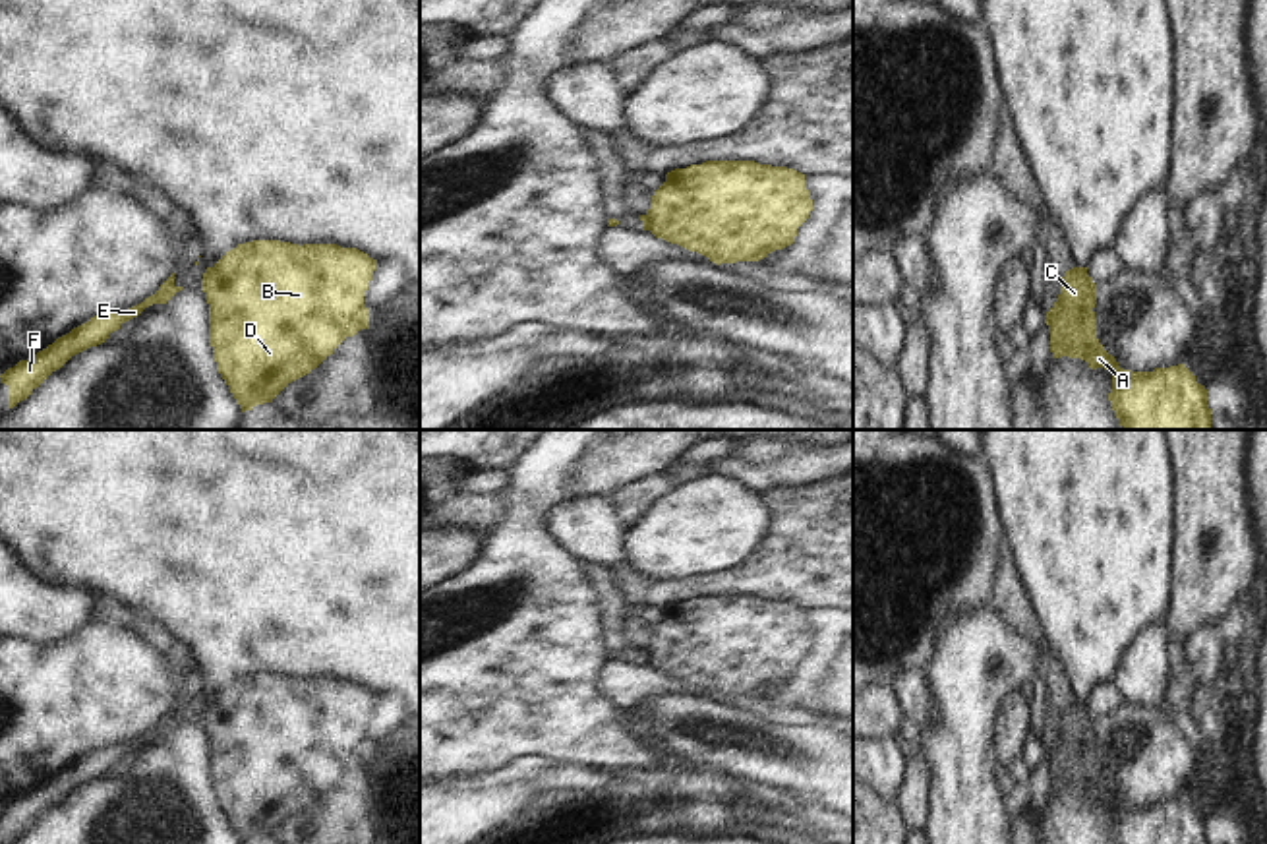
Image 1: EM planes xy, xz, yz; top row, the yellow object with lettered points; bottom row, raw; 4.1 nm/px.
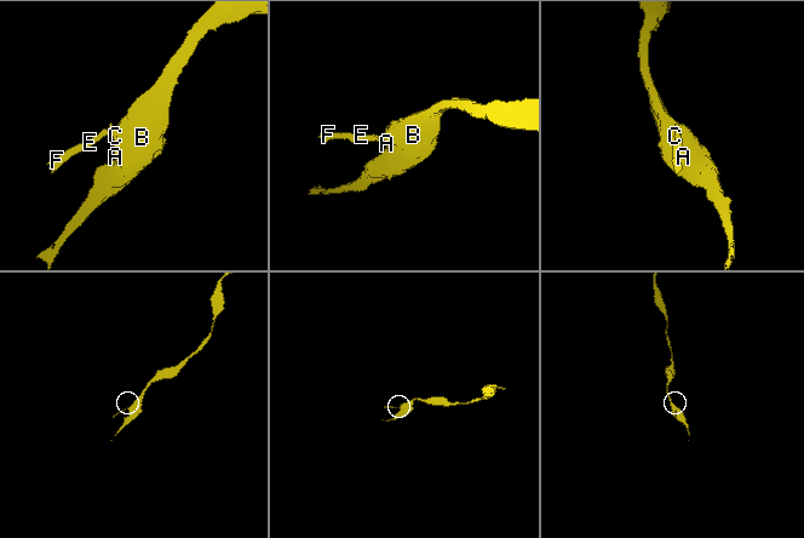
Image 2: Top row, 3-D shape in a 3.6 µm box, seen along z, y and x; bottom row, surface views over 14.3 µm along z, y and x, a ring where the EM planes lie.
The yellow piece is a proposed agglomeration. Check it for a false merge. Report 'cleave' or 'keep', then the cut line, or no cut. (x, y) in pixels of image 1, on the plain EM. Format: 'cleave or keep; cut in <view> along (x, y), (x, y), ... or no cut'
cleave; cut in xy along (213, 701), (202, 717)

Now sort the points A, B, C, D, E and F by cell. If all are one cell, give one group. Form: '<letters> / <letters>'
A B C D / E F

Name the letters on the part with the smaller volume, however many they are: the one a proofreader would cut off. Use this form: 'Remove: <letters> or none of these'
Remove: E, F

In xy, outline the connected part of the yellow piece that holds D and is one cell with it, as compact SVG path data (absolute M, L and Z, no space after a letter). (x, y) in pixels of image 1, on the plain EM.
M251 674L228 683L201 716L209 738L209 776L224 817L242 844L273 836L292 815L315 803L335 782L360 763L369 763L364 730L377 693L356 681L337 678L290 678Z

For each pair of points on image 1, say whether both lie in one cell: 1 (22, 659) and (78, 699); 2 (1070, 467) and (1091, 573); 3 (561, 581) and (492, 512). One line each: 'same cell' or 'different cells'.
1: same cell
2: same cell
3: different cells

